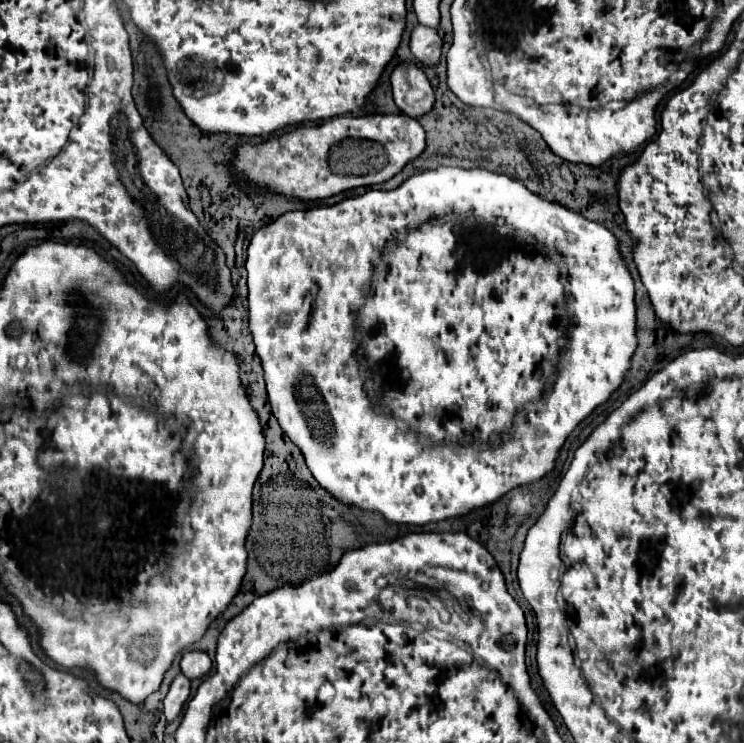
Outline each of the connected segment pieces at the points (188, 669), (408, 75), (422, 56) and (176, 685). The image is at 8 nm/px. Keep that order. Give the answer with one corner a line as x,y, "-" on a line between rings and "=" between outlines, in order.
187,652
181,660
181,670
183,674
193,680
193,678
201,678
205,674
209,674
211,670
211,660
205,652
=
401,62
393,68
391,88
395,104
403,114
411,118
419,118
433,108
433,88
423,68
415,62
=
417,24
411,32
411,52
423,66
433,66
441,56
441,38
435,28
=
177,674
177,678
173,680
173,684
169,688
169,694
163,700
163,704
165,704
163,712
165,712
167,722
173,722
177,718
177,714
183,710
183,704
189,698
189,694
191,694
191,682
183,674

